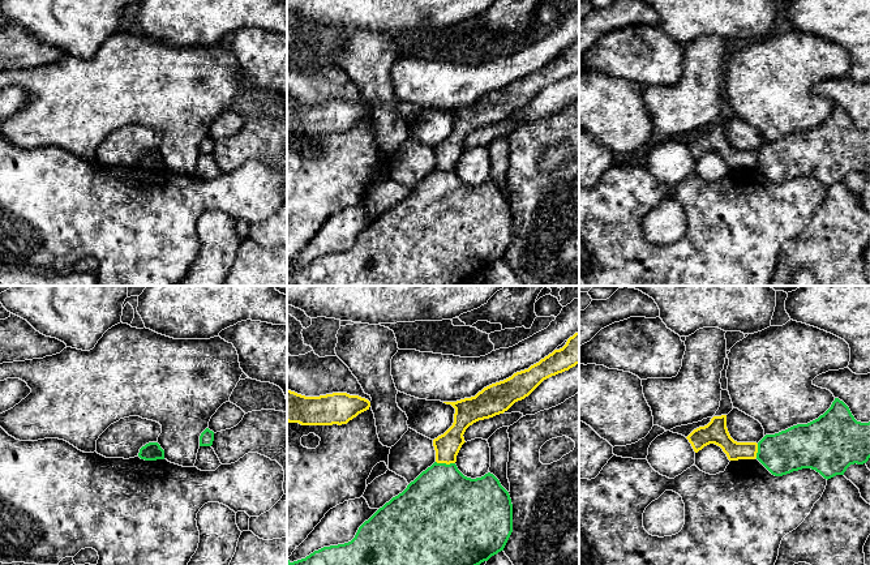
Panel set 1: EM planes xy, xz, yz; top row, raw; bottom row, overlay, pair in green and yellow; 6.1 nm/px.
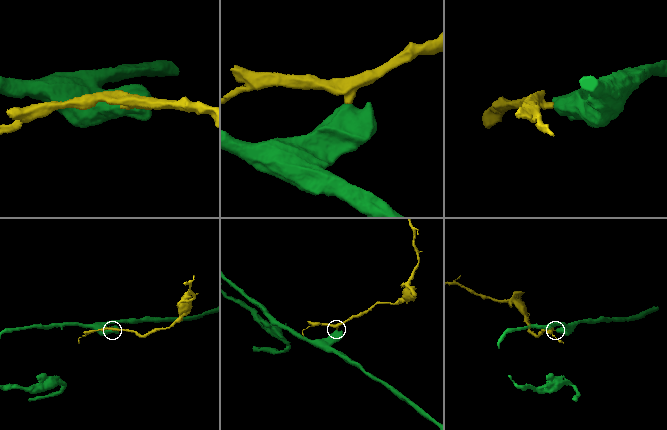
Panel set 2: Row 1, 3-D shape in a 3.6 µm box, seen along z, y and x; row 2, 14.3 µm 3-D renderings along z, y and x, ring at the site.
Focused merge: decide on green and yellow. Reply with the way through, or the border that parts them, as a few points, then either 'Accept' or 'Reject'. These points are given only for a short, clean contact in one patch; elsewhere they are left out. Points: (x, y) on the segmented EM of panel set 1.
Boundary: xz (436, 461), (454, 463). Reject

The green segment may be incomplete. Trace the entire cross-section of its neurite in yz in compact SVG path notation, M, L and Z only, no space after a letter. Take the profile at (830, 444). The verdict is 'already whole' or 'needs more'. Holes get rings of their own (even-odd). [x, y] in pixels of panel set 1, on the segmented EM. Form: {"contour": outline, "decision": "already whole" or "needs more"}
{"contour": "M839 398L818 419L766 435L757 453L757 459L775 476L811 468L827 480L869 458L870 421L857 421Z", "decision": "already whole"}

